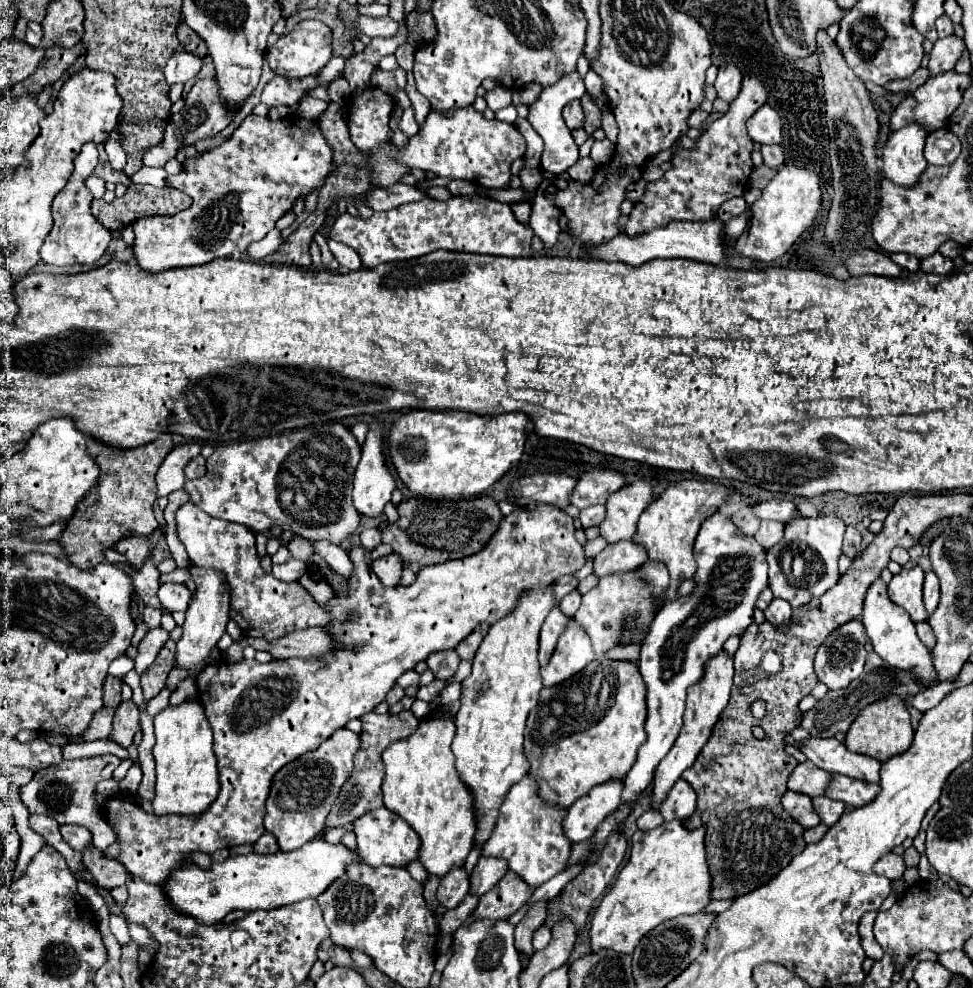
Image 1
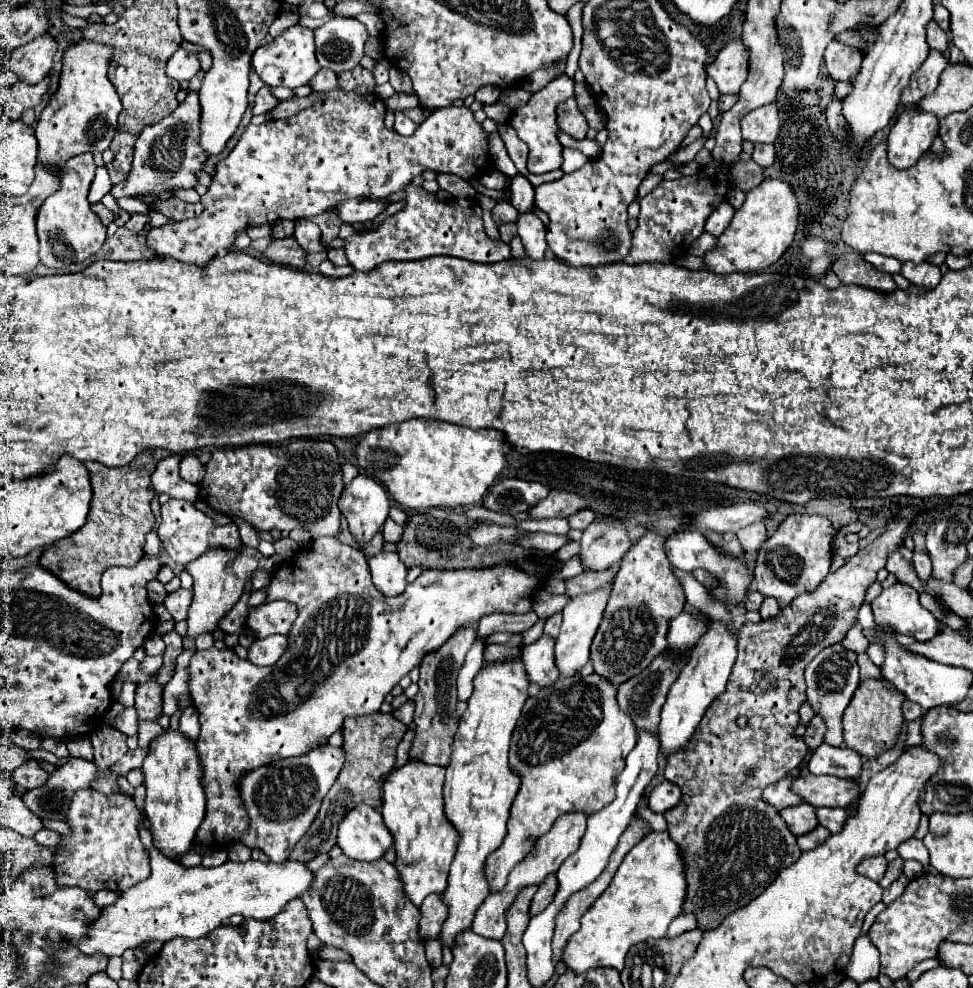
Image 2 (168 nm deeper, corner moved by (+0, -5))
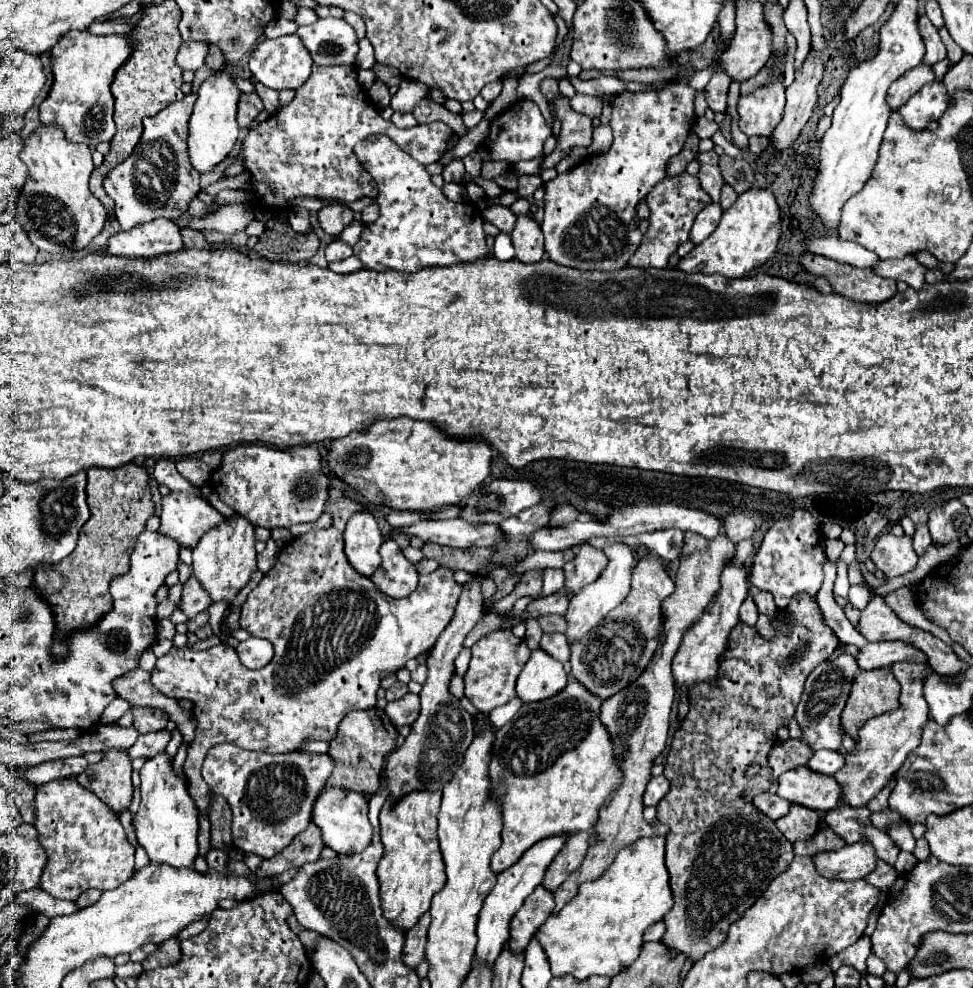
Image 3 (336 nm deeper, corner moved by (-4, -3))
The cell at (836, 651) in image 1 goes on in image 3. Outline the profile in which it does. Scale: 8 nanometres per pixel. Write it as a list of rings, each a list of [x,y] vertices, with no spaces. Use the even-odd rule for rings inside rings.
[[[840,655],[832,661],[824,661],[820,663],[810,677],[806,679],[806,689],[802,693],[802,699],[796,707],[796,721],[800,725],[802,737],[800,741],[806,743],[812,751],[818,749],[830,749],[830,751],[838,751],[840,743],[842,743],[842,729],[840,729],[840,713],[844,709],[844,703],[848,699],[854,675],[858,671],[858,665],[854,663],[852,655]]]

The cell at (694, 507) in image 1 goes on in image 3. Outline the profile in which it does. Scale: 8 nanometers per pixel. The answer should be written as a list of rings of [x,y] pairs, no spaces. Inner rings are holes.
[[[648,555],[638,561],[632,571],[632,587],[626,599],[606,615],[606,619],[586,633],[580,641],[570,643],[570,665],[574,679],[582,683],[598,699],[608,699],[634,683],[658,647],[662,627],[662,601],[674,591],[674,581],[666,575],[660,557]]]

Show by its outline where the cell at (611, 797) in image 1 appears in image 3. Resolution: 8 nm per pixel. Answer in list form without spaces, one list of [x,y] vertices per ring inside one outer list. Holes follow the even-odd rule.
[[[544,839],[542,843],[536,843],[534,847],[530,847],[530,851],[526,851],[526,855],[522,855],[522,859],[514,865],[508,867],[506,871],[498,873],[498,883],[494,885],[494,889],[490,891],[490,895],[484,901],[484,907],[478,915],[478,925],[476,925],[476,935],[478,935],[478,945],[476,945],[476,959],[482,967],[490,965],[496,961],[496,957],[500,955],[504,943],[508,941],[508,927],[510,927],[510,919],[514,917],[514,913],[522,907],[524,899],[536,889],[536,885],[542,883],[544,871],[546,867],[552,863],[554,853],[560,851],[564,839]]]

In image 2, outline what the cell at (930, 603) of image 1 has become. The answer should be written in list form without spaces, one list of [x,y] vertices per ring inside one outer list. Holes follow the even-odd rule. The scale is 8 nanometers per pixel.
[[[914,551],[914,569],[920,577],[920,581],[930,581],[932,577],[932,565],[930,565],[930,557],[926,553],[916,553]]]

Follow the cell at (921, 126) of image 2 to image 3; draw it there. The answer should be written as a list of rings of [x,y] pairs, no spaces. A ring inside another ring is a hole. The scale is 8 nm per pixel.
[[[934,81],[924,85],[906,105],[900,107],[900,115],[904,117],[910,129],[926,129],[930,121],[936,121],[948,109],[948,91],[942,81]]]

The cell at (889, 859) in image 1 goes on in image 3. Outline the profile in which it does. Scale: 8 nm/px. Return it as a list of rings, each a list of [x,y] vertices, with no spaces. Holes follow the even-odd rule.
[[[868,843],[844,845],[838,851],[820,851],[814,855],[816,871],[828,879],[854,881],[874,869],[876,855]]]

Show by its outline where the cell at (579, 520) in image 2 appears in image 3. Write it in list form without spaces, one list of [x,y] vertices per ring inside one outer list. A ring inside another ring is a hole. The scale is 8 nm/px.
[[[556,503],[552,513],[550,513],[550,527],[554,525],[562,525],[562,523],[568,523],[568,521],[576,521],[578,519],[578,511],[572,507],[572,505],[562,505],[562,503]]]

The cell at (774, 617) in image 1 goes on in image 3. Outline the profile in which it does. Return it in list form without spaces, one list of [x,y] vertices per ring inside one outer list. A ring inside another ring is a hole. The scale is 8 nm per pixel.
[[[756,591],[754,593],[754,603],[758,607],[758,613],[774,617],[776,613],[776,605],[774,605],[774,597],[768,591]]]

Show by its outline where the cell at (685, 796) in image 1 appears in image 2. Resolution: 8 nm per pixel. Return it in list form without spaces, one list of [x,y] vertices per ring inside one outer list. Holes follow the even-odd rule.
[[[662,781],[648,799],[648,807],[654,813],[666,813],[668,809],[674,809],[678,803],[682,801],[682,791],[678,785],[670,783],[670,781]]]

